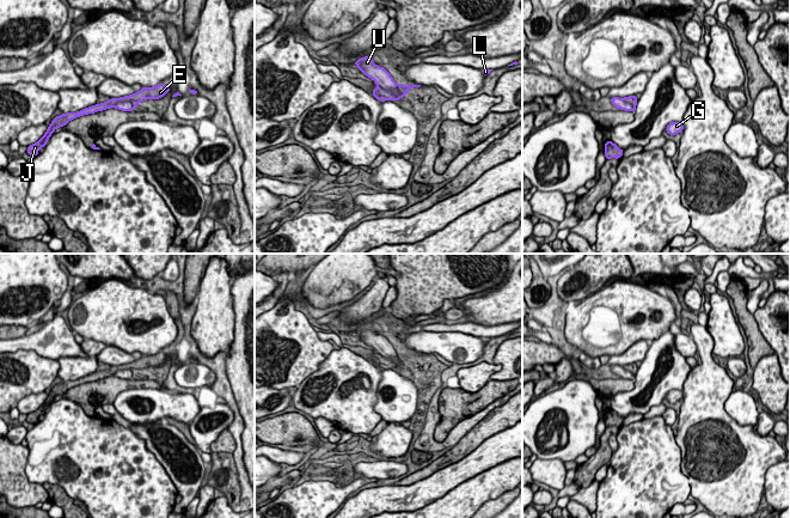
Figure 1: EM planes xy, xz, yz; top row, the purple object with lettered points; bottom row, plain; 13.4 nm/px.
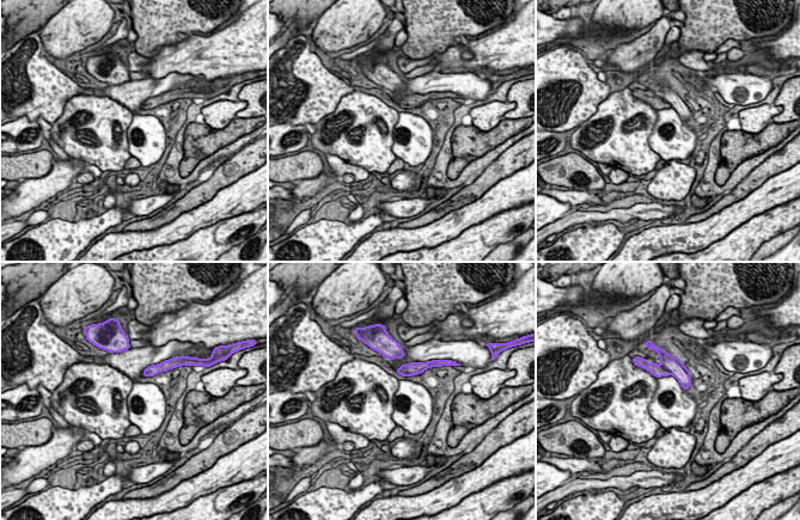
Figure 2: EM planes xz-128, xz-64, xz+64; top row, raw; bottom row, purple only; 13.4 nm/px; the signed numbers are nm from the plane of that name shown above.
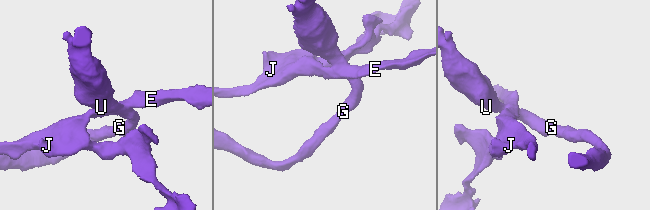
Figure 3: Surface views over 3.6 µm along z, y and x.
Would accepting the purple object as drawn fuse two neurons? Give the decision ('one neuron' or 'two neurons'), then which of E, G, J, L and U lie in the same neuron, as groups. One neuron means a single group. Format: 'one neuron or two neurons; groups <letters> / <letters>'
two neurons; groups E J L / G U

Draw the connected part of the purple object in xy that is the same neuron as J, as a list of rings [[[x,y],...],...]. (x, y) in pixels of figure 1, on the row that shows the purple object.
[[[164,83],[158,84],[153,87],[143,87],[133,95],[120,97],[120,98],[110,98],[108,102],[96,104],[88,108],[85,108],[78,112],[67,112],[62,114],[60,116],[56,116],[51,123],[49,124],[45,134],[36,142],[30,146],[27,146],[27,154],[36,157],[38,153],[38,150],[41,147],[45,147],[49,136],[53,135],[54,130],[59,127],[65,127],[71,120],[74,120],[76,117],[87,115],[87,114],[94,114],[96,111],[103,111],[110,108],[115,108],[115,105],[120,102],[133,102],[135,104],[139,104],[140,102],[147,100],[149,98],[159,99],[164,97],[167,92],[170,92],[171,89],[167,87]]]

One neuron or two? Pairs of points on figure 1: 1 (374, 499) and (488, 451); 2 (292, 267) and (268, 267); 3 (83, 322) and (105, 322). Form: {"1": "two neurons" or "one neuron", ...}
{"1": "one neuron", "2": "one neuron", "3": "one neuron"}

